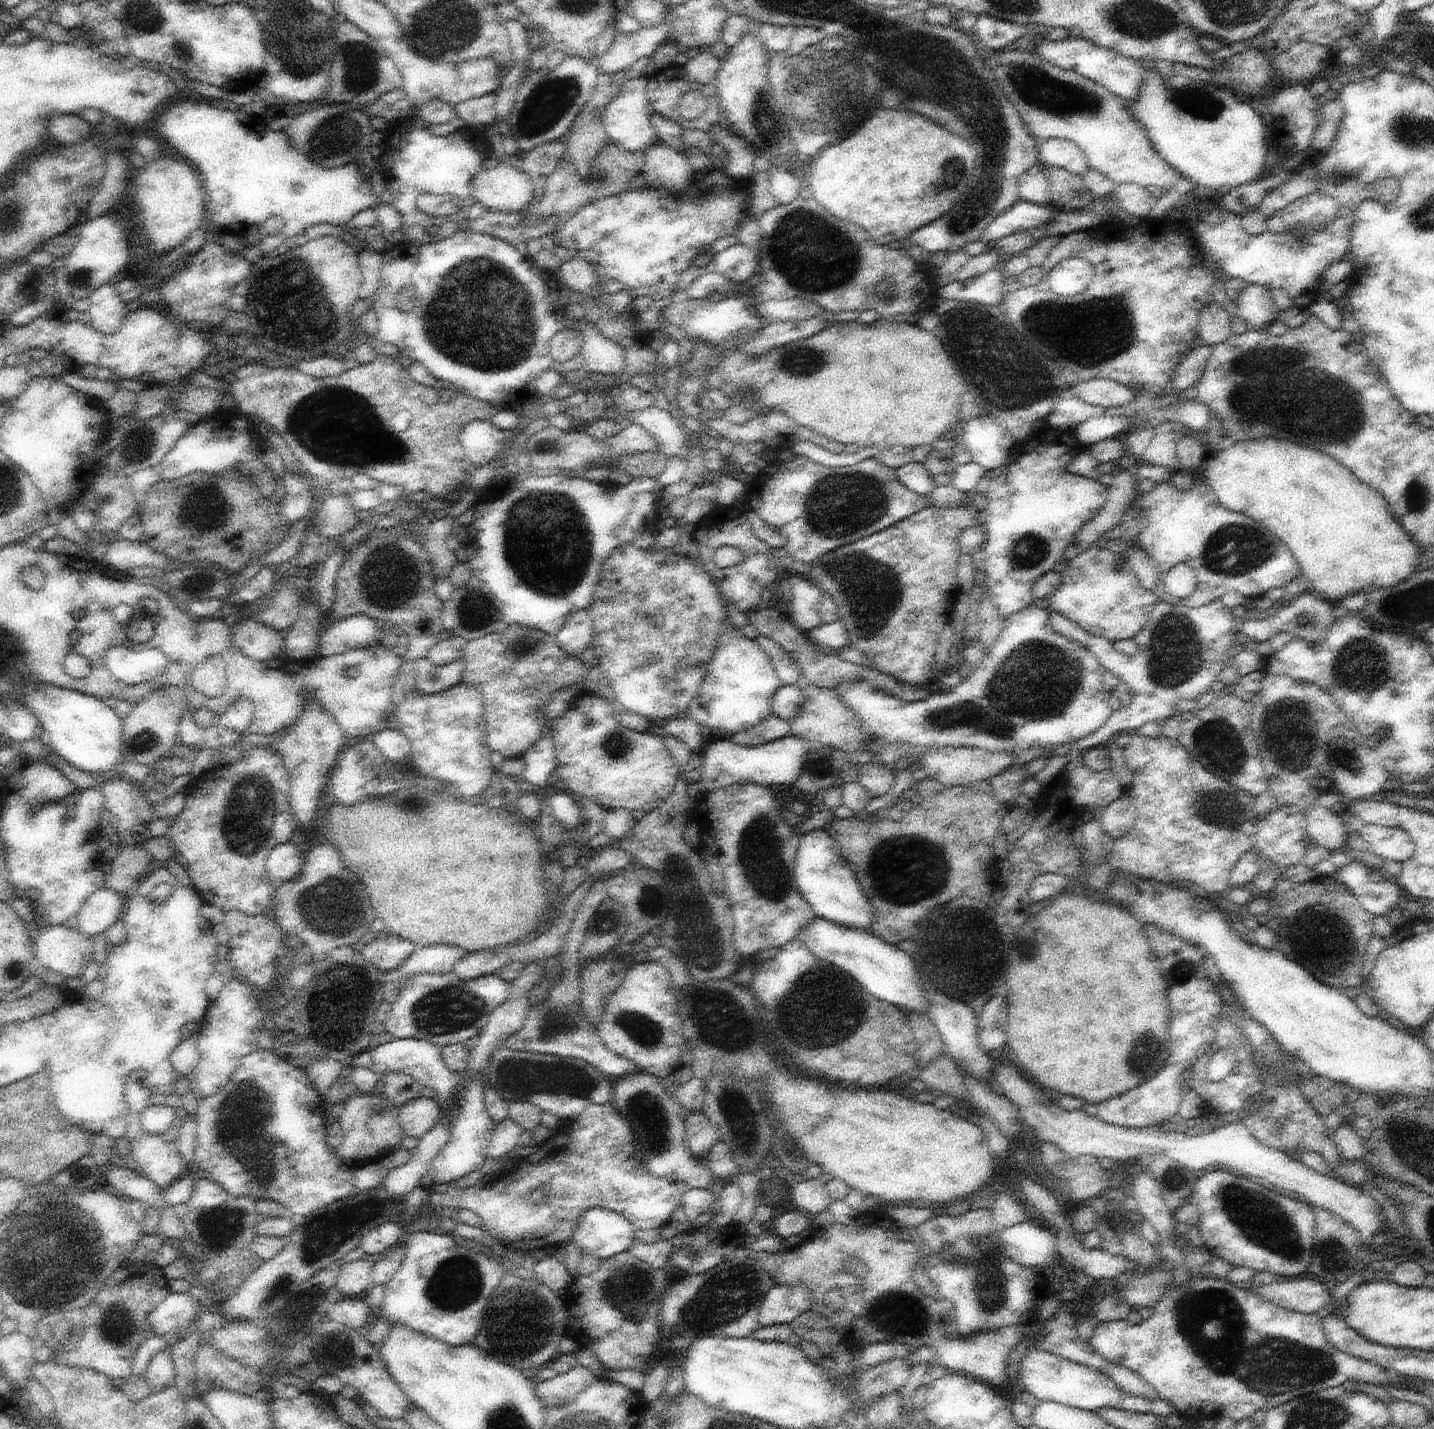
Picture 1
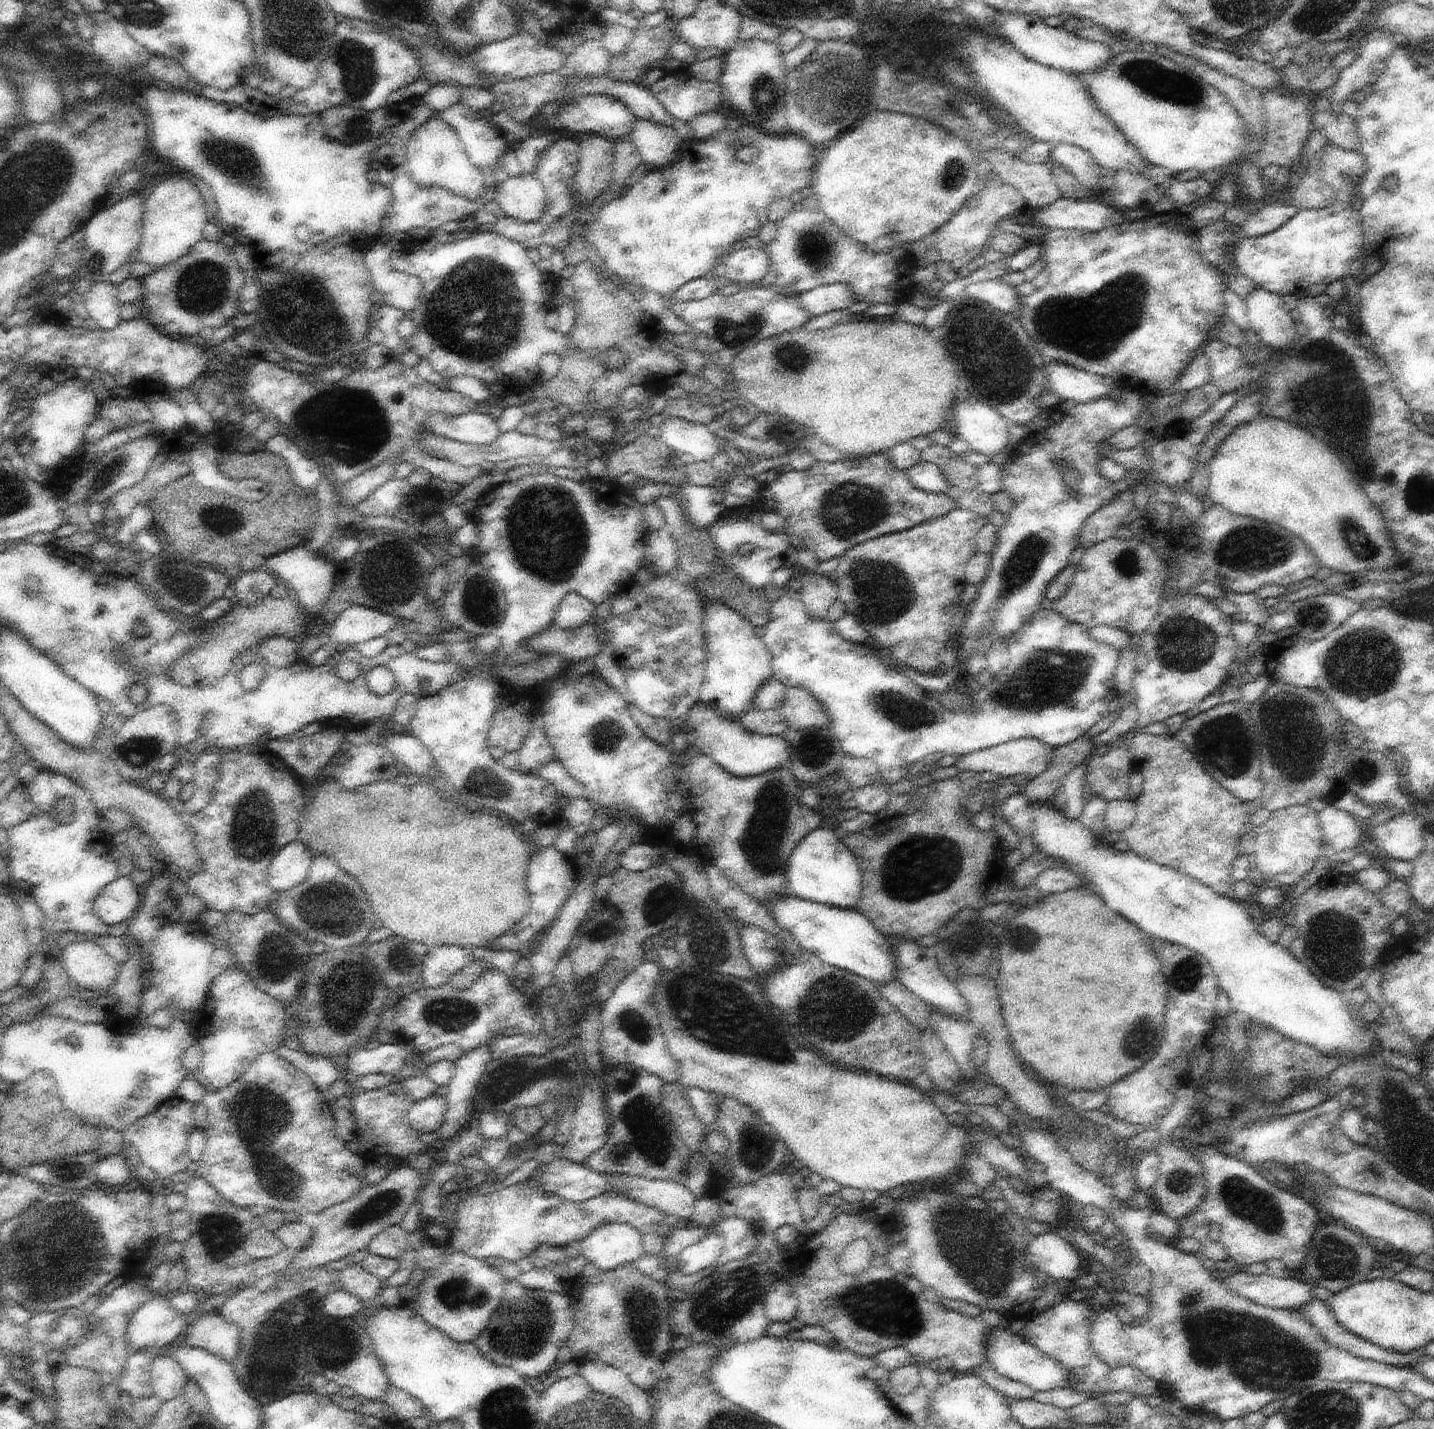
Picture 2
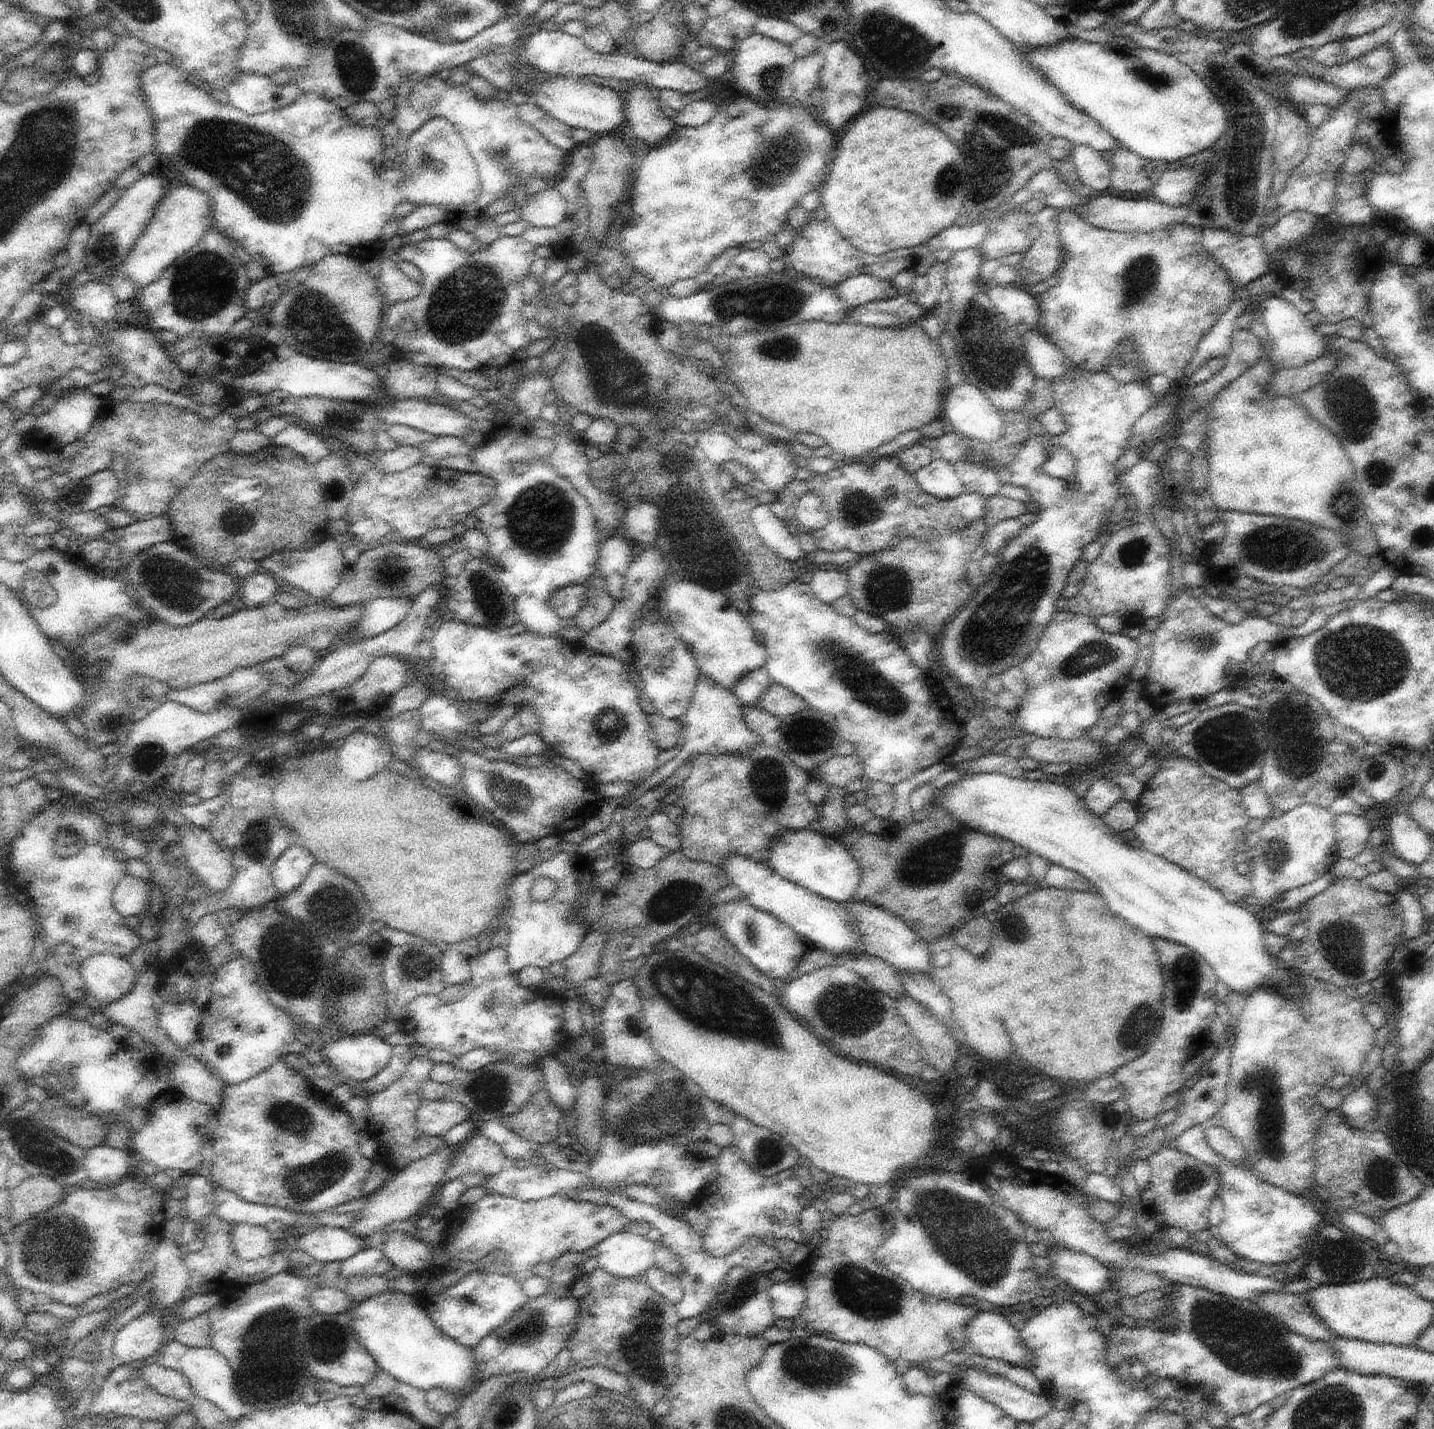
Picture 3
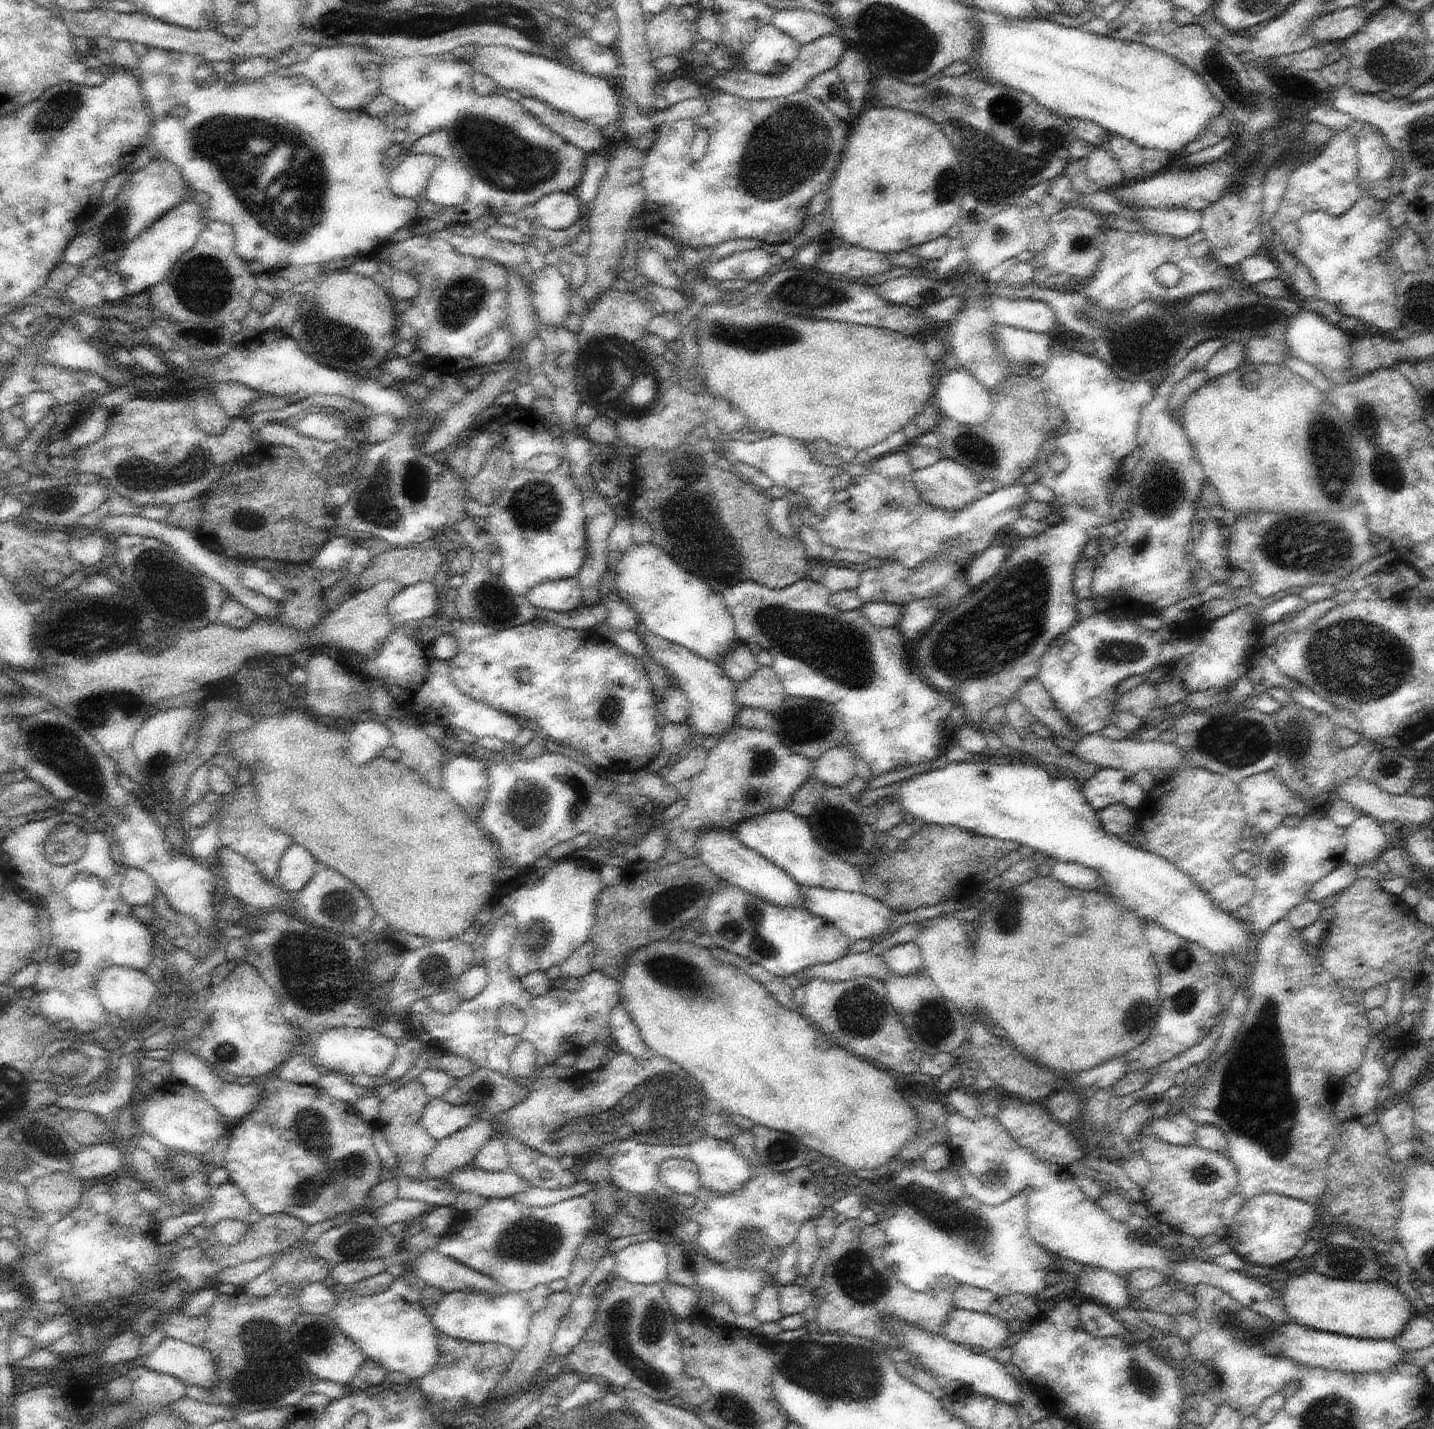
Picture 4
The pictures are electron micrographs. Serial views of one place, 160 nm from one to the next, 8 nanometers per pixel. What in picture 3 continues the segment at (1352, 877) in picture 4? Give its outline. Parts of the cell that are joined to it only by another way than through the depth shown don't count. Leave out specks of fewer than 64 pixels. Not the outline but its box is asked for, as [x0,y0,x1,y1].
[1272,871,1336,912]

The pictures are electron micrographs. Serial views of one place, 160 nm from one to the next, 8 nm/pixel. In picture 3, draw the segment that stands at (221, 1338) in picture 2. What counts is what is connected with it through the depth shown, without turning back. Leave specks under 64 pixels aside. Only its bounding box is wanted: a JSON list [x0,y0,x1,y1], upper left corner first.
[169,1313,211,1347]

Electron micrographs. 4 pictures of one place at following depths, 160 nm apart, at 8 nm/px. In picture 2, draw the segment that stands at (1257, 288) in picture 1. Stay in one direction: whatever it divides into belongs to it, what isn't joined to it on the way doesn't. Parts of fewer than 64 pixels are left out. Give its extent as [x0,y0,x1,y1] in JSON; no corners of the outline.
[1245,287,1302,353]

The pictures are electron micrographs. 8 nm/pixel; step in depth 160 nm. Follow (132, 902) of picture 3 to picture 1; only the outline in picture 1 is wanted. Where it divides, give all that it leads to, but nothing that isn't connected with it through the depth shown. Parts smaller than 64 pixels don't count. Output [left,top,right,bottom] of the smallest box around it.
[78,887,127,941]

